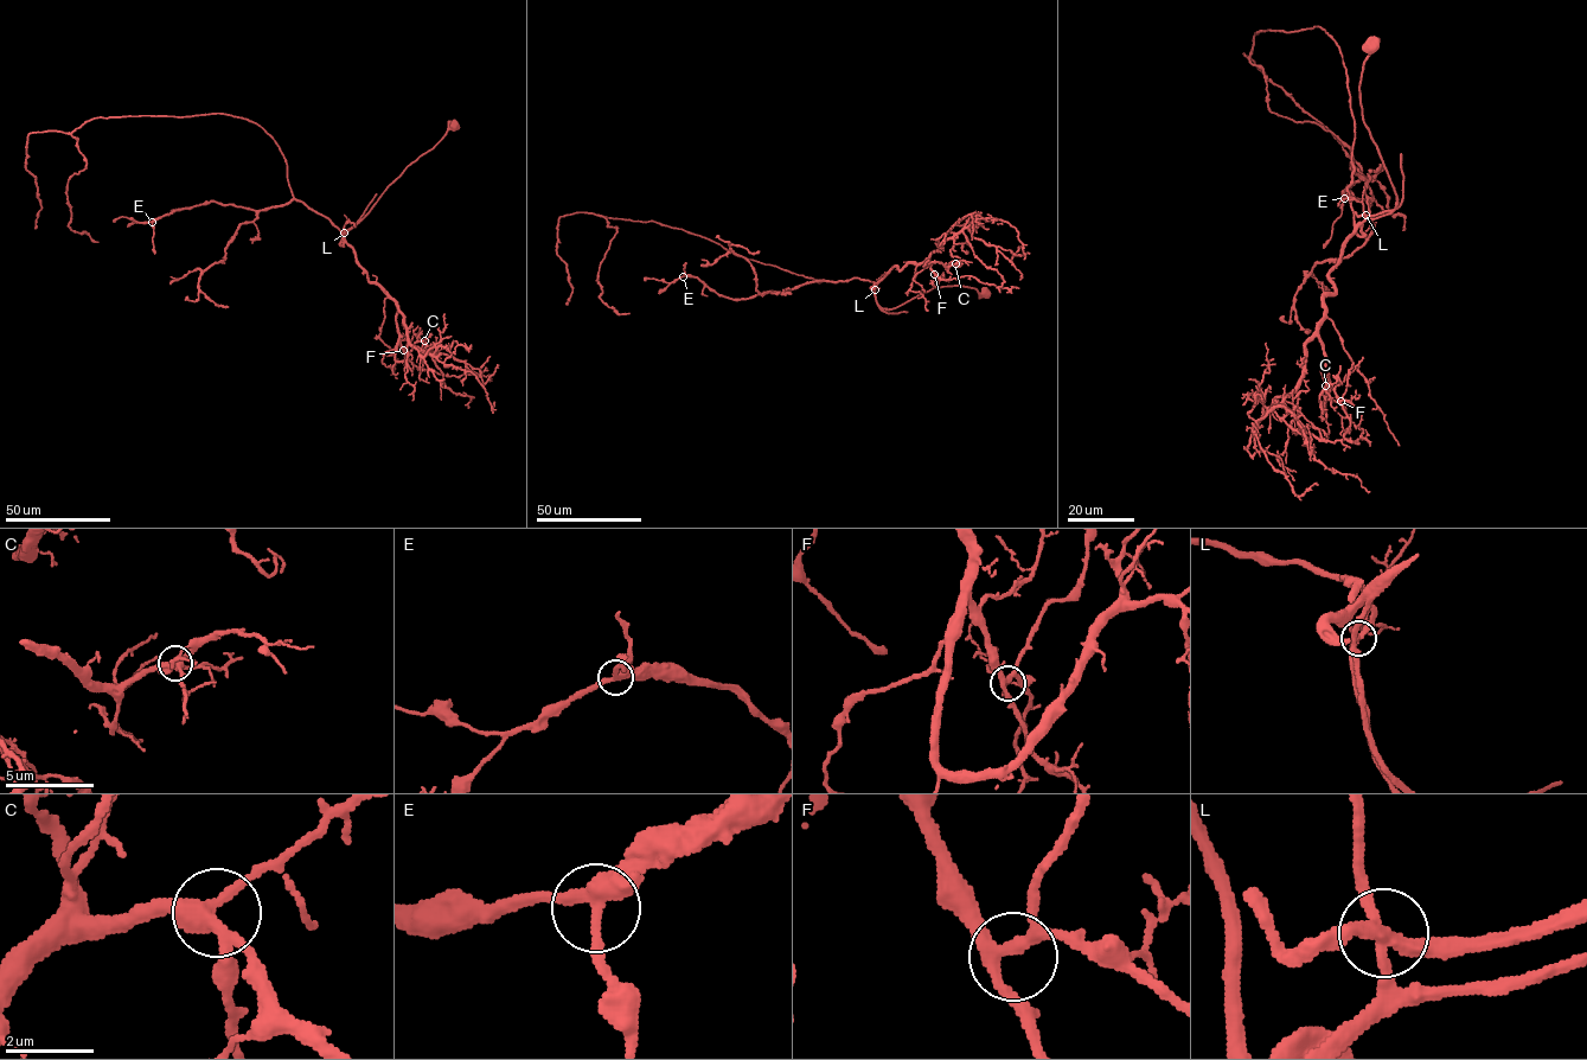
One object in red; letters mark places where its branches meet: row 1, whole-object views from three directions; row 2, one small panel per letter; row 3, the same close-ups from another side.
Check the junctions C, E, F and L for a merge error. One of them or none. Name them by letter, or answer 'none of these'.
L

